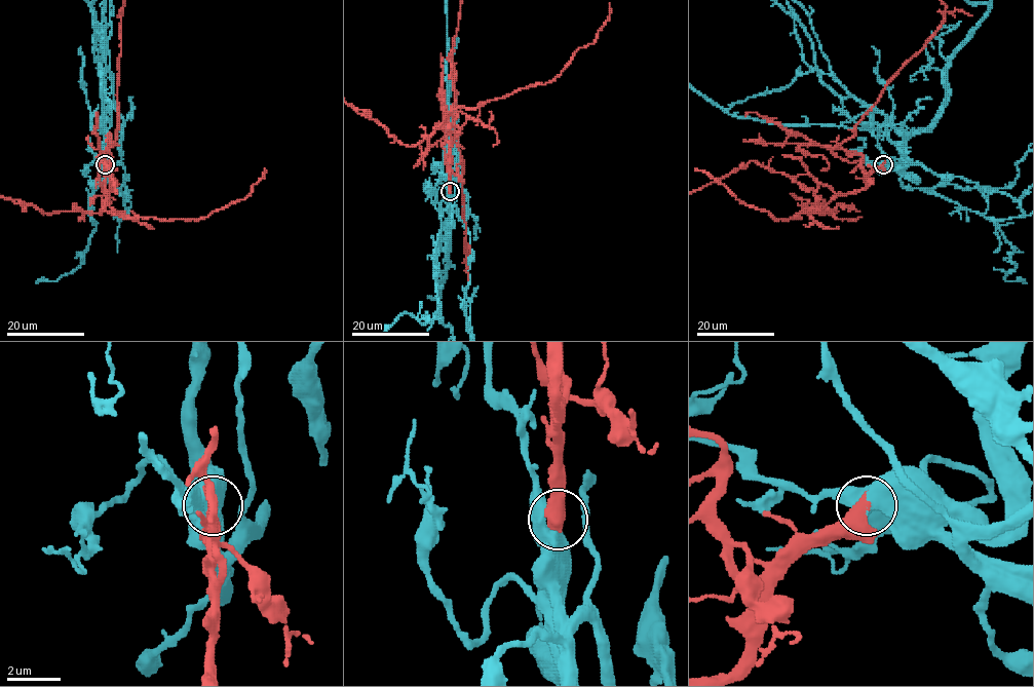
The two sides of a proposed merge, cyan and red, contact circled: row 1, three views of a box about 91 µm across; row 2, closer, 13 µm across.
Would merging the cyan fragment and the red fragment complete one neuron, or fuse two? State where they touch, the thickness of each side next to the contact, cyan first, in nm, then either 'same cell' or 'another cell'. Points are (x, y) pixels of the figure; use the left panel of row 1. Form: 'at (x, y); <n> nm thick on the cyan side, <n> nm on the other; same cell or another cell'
at (105, 164); 440 nm thick on the cyan side, 550 nm on the other; same cell

